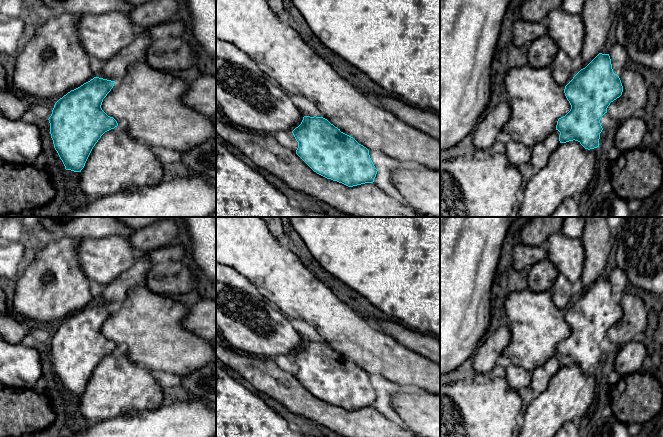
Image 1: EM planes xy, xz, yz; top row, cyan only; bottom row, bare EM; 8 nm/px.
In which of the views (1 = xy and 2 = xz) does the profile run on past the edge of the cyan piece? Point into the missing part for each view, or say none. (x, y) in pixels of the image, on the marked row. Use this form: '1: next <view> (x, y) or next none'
1: next none
2: next none

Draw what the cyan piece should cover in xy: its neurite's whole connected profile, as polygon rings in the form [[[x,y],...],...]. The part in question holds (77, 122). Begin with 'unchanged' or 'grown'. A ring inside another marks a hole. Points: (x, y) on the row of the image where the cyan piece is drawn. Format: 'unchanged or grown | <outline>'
unchanged | [[[94,77],[55,103],[48,119],[50,134],[66,170],[81,172],[101,136],[118,126],[101,108],[114,83]]]

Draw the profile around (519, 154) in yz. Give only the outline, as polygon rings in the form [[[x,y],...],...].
[[[556,132],[551,133],[532,148],[510,140],[505,145],[505,155],[517,167],[530,163],[538,171],[547,165],[550,156],[560,144],[559,135]]]

